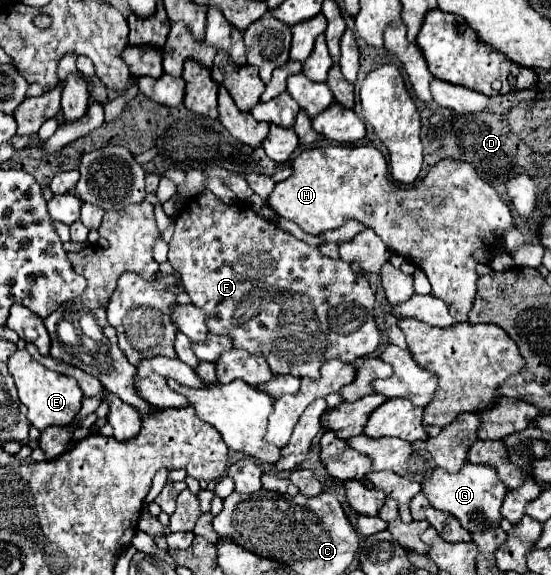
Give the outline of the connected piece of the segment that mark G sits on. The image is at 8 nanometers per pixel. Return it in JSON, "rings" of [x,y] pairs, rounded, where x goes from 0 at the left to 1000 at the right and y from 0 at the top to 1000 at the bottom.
{"rings":[[[846,805],[824,826],[809,823],[806,816],[788,816],[784,830],[766,843],[766,854],[773,857],[777,871],[791,885],[824,896],[835,906],[835,913],[853,927],[907,917],[907,906],[911,906],[907,882],[911,882],[911,871],[915,871],[915,864],[922,857],[918,843],[907,837],[897,812],[889,812],[889,809],[860,809],[860,805]]]}

